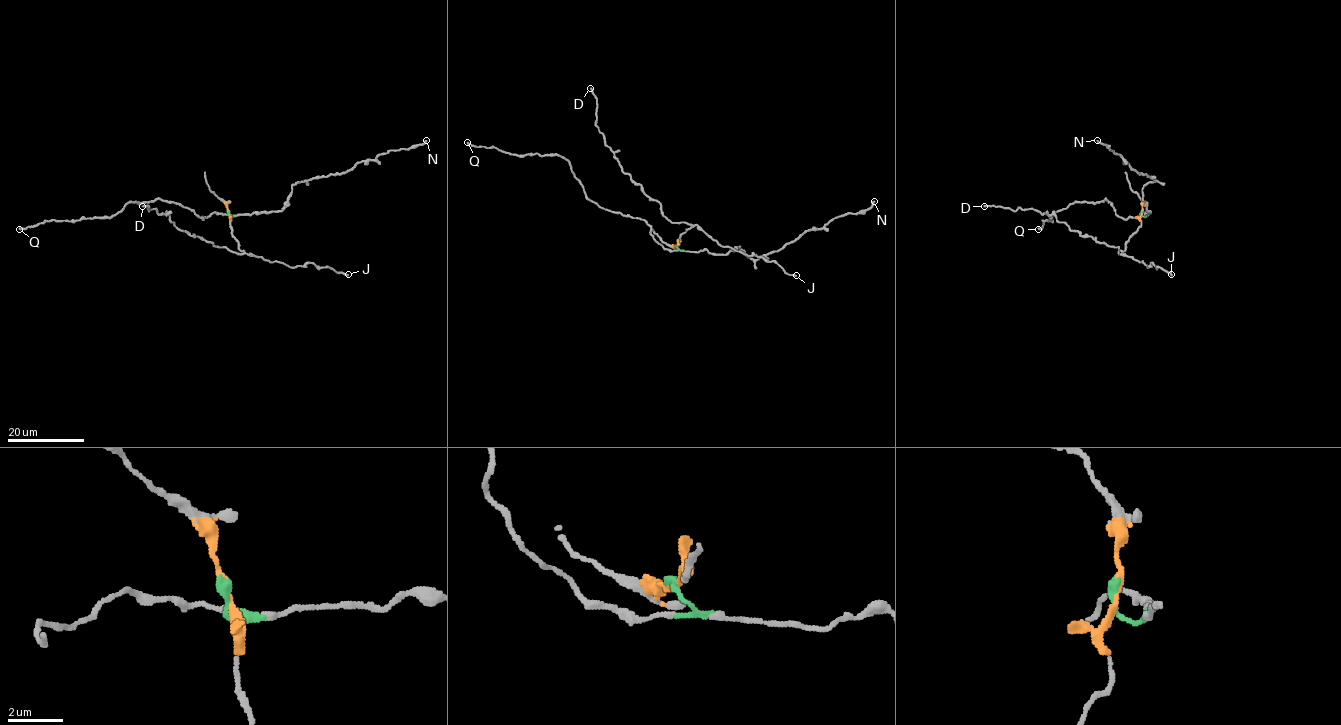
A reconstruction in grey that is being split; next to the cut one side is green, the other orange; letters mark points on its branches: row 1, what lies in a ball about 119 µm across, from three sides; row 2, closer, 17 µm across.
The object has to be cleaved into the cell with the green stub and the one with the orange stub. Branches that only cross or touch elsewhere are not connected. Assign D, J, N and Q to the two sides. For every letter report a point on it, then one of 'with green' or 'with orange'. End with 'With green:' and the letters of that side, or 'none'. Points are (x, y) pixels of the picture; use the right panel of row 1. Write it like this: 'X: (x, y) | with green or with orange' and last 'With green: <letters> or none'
D: (984, 206) | with orange
J: (1171, 274) | with orange
N: (1097, 140) | with green
Q: (1038, 229) | with green
With green: N, Q

